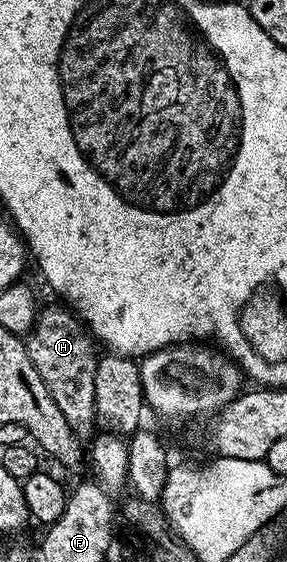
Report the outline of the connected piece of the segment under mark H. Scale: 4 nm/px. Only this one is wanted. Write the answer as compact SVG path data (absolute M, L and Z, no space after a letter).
M42 307L36 313L35 323L24 346L29 351L31 362L35 362L51 398L55 398L59 410L63 410L63 418L67 418L71 430L82 438L89 438L94 435L93 426L98 423L95 398L98 345L80 319L68 307L60 307Z

